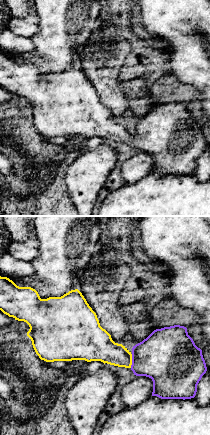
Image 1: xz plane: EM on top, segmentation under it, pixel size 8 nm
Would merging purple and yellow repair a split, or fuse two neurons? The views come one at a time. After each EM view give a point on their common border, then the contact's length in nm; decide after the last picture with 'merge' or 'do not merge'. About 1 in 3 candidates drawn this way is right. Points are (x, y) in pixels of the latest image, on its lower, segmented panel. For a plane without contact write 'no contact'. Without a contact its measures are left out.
(132, 361) | 110 nm

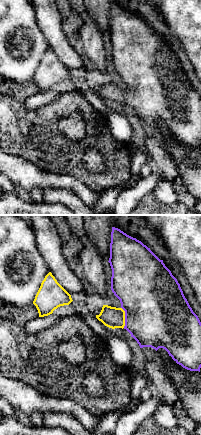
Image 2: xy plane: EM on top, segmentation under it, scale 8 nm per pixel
(125, 317) | 170 nm

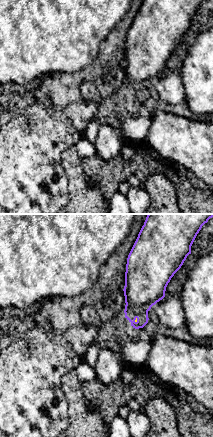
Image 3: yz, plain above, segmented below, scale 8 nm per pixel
(137, 320) | 50 nm

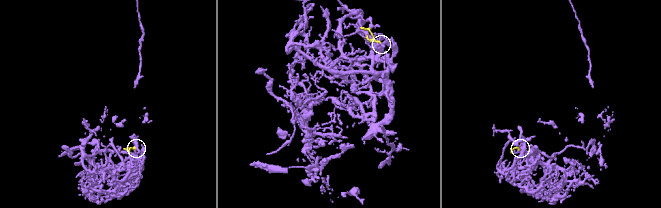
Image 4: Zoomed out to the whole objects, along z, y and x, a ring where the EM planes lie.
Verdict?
merge

